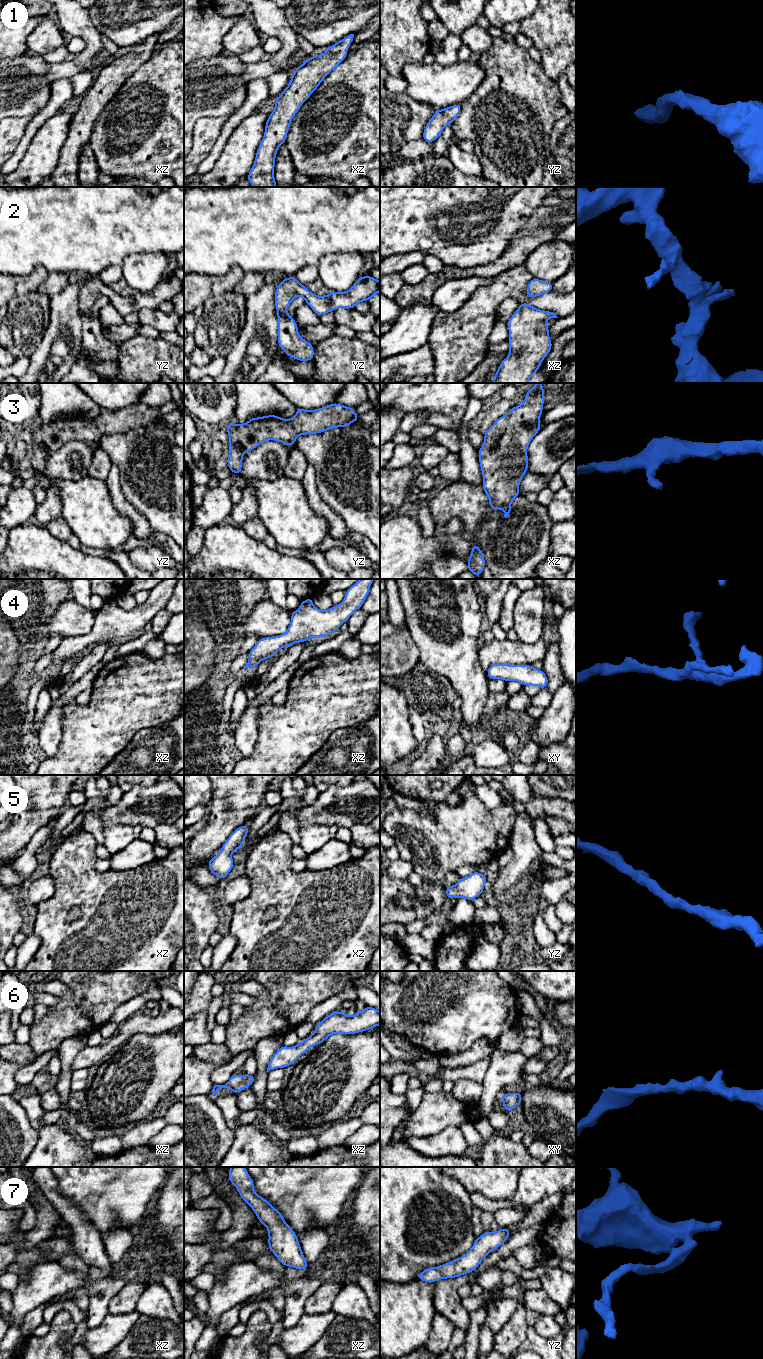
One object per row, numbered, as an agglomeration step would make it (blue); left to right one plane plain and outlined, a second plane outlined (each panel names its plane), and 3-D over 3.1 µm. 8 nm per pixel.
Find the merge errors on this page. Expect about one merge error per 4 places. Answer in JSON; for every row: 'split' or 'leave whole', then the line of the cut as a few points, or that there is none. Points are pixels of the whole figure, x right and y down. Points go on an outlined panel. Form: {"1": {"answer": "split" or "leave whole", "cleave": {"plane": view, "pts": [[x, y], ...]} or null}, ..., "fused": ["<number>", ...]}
{"1": {"answer": "leave whole", "cleave": null}, "2": {"answer": "leave whole", "cleave": null}, "3": {"answer": "leave whole", "cleave": null}, "4": {"answer": "leave whole", "cleave": null}, "5": {"answer": "leave whole", "cleave": null}, "6": {"answer": "leave whole", "cleave": null}, "7": {"answer": "leave whole", "cleave": null}, "fused": []}

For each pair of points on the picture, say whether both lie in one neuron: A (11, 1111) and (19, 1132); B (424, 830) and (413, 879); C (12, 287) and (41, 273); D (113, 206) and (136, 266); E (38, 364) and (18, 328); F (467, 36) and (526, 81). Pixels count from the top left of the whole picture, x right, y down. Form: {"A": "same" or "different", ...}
{"A": "same", "B": "different", "C": "same", "D": "different", "E": "different", "F": "different"}

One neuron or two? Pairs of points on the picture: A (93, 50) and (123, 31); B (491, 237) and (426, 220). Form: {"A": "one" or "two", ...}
{"A": "two", "B": "one"}

